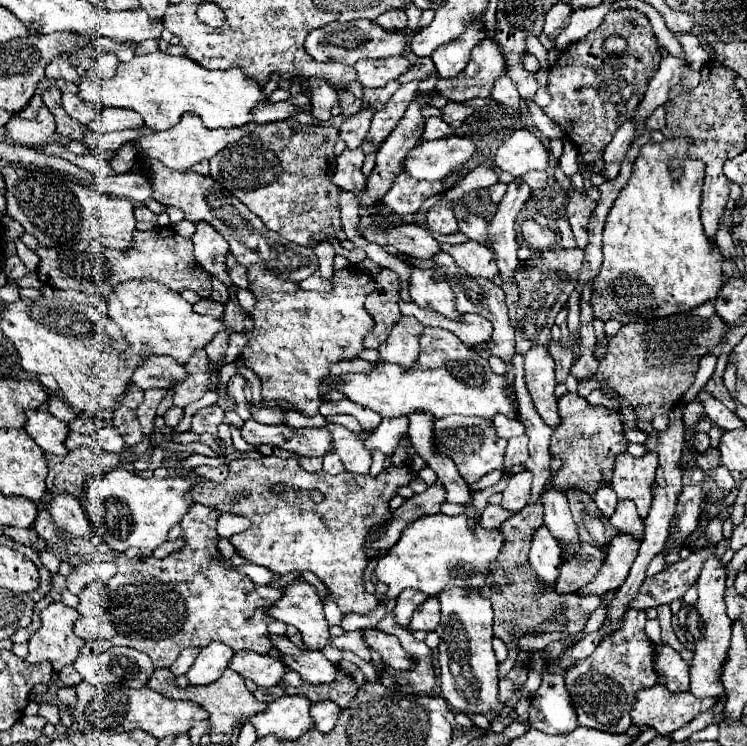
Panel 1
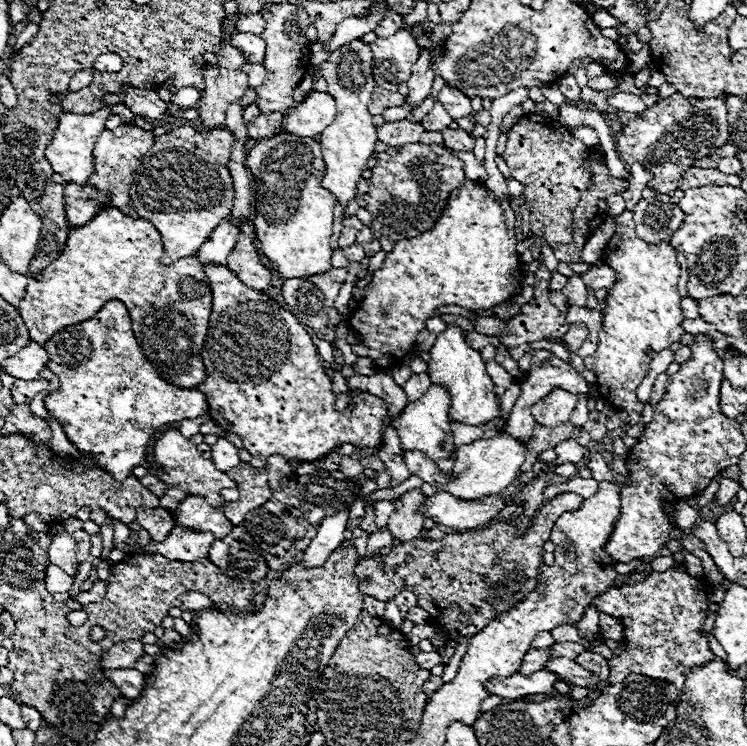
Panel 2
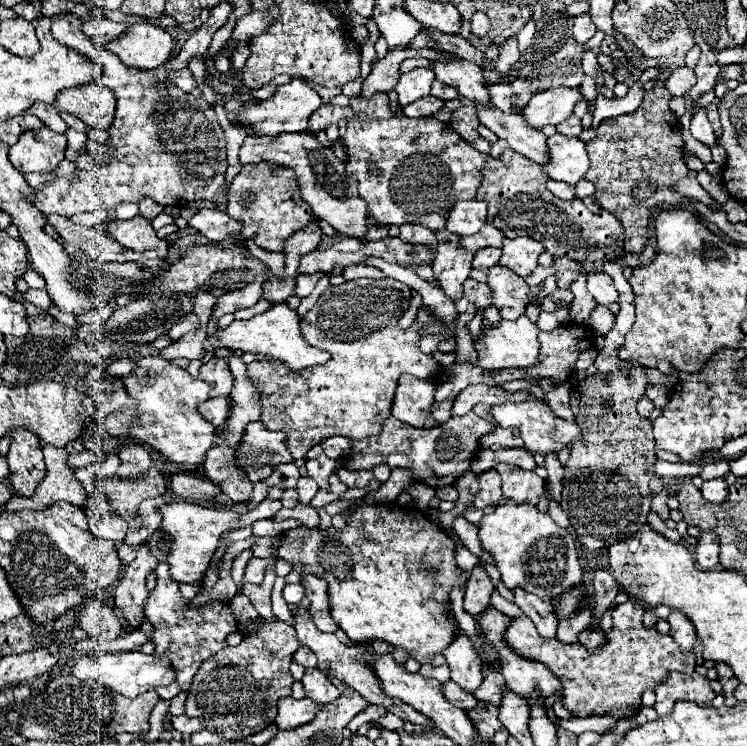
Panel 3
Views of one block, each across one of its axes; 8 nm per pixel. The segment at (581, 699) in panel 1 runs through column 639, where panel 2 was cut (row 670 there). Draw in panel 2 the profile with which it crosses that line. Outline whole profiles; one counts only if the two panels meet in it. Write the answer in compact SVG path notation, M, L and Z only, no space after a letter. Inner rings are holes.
M682 564L666 572L654 572L650 578L634 586L618 584L596 596L594 604L598 606L598 612L620 618L624 626L626 650L608 660L610 684L622 682L626 674L642 674L676 684L682 696L688 672L714 660L708 632L702 630L710 606L708 588L698 578L690 576Z

